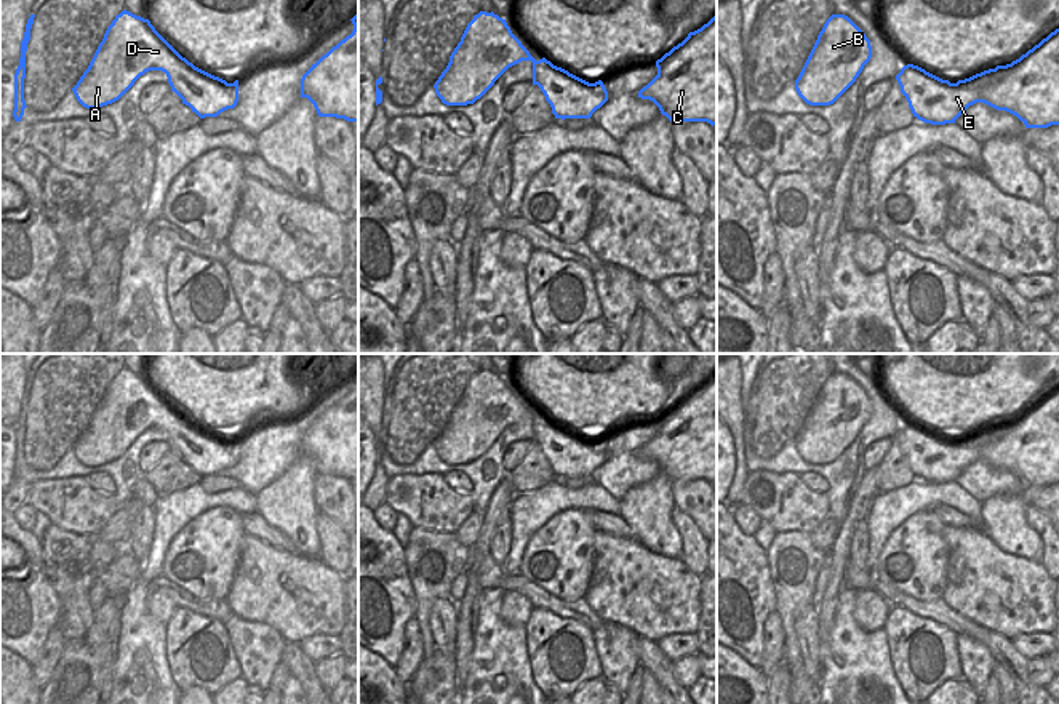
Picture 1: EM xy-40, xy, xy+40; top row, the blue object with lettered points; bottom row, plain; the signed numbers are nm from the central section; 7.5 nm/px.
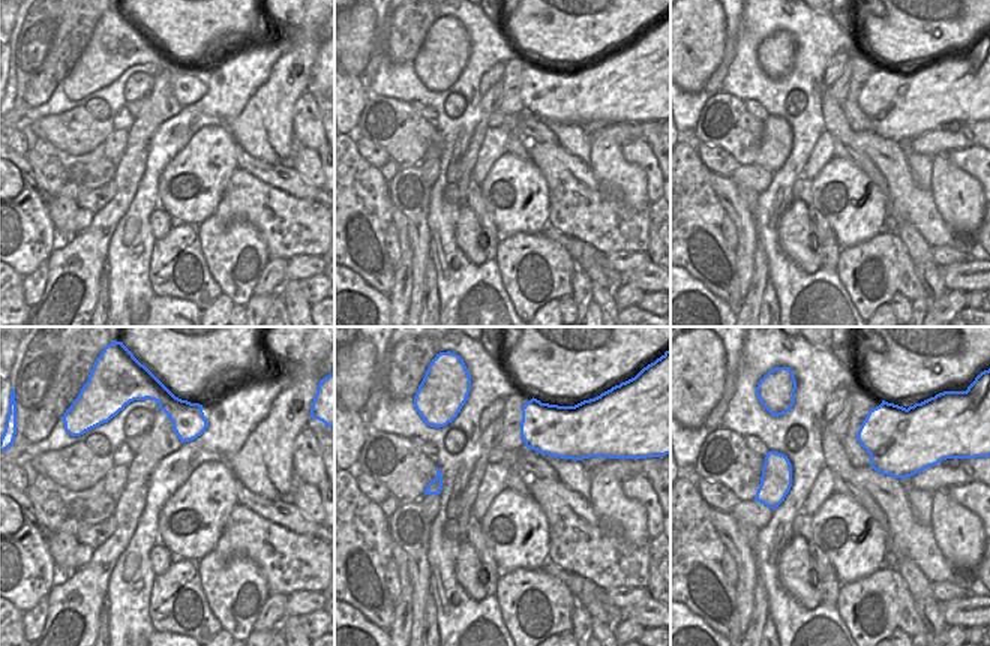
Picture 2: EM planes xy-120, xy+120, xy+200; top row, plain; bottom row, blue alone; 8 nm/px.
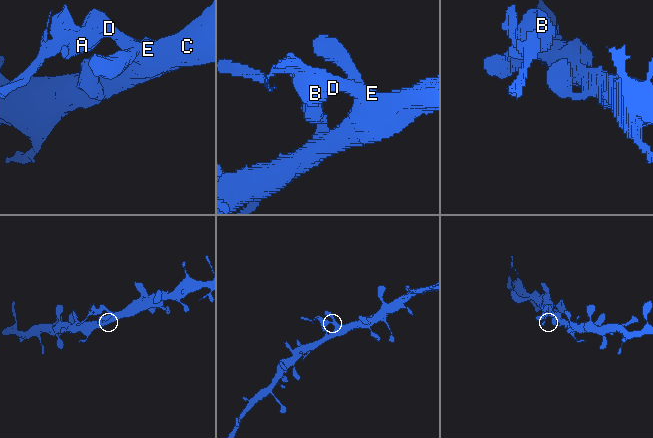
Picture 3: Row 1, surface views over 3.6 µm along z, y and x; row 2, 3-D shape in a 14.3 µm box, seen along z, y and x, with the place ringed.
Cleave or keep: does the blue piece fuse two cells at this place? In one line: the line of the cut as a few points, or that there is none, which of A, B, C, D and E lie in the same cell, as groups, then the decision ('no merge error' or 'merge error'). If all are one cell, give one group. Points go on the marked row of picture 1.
cut xy-40 (195, 68), (194, 85), (183, 100); groups A B D / C E; merge error

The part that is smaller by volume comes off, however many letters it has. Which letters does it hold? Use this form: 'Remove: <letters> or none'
Remove: A, B, D.

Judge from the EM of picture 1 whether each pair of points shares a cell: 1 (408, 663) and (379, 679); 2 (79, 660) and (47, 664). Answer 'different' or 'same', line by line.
1: different
2: different

